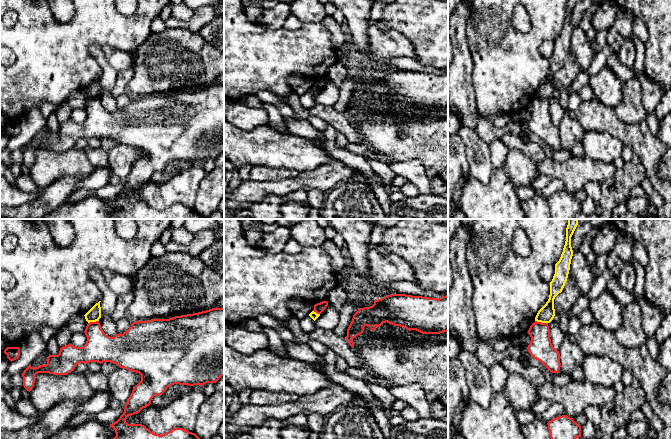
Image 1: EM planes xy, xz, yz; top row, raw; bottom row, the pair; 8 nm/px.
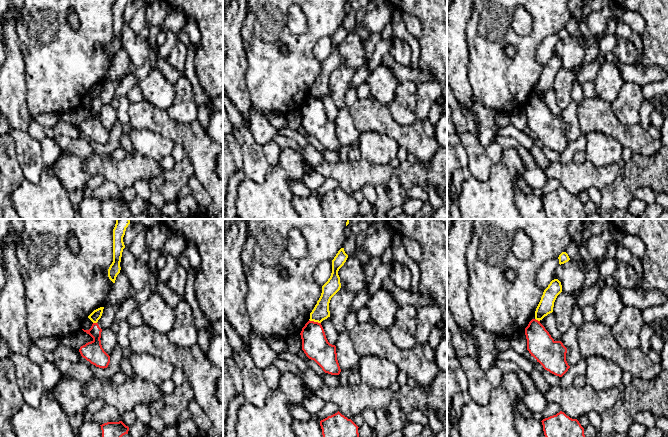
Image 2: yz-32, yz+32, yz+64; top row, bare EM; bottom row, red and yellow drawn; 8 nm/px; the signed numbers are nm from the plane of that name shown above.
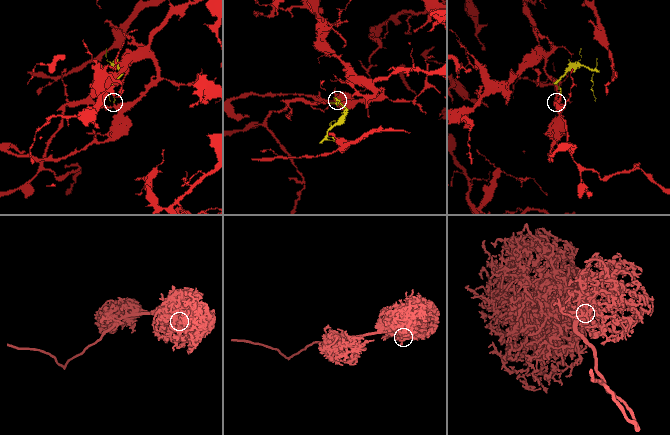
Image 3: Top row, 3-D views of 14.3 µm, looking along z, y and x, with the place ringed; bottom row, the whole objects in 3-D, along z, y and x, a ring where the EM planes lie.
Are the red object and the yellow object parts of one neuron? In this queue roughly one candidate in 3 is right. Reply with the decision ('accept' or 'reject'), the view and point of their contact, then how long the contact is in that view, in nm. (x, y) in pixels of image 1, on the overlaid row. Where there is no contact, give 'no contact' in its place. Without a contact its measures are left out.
reject | yz (541, 323) | 110 nm

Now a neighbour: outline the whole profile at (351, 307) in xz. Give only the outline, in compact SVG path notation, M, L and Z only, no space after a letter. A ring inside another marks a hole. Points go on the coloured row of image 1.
M352 293L351 298L340 311L339 322L333 329L338 336L346 338L347 329L352 321L353 315L358 311L361 305L361 299L358 293Z

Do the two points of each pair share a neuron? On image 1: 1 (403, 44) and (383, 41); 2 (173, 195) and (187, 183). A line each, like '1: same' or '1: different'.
1: same
2: same

